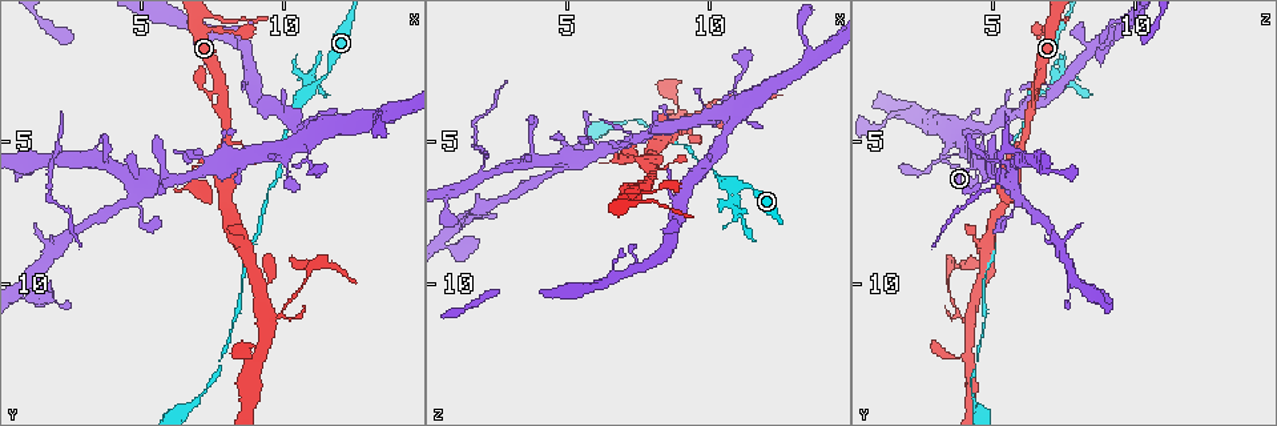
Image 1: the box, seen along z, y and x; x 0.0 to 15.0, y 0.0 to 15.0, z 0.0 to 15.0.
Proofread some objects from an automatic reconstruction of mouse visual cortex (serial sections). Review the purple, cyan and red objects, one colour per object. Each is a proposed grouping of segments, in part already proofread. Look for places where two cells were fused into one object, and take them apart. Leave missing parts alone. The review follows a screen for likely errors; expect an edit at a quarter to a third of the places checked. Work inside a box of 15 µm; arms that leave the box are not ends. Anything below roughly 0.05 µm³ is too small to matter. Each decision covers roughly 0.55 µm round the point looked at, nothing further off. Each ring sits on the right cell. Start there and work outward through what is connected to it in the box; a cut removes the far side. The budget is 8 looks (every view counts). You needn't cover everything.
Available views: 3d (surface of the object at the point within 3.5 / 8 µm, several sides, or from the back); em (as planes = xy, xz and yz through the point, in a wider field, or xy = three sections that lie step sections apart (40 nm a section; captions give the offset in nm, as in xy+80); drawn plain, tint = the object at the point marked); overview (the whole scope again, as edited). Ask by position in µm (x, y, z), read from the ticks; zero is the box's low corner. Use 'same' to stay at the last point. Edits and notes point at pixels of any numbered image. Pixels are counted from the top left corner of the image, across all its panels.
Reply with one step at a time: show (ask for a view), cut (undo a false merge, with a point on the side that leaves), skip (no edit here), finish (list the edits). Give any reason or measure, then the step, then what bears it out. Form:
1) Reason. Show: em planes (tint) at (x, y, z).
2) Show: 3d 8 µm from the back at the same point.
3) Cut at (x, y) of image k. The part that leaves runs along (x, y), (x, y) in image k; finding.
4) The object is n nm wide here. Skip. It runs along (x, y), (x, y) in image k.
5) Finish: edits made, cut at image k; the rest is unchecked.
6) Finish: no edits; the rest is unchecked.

A fork. Show: 3d 3.5 µm at (10.9, 3.3, 6.6).

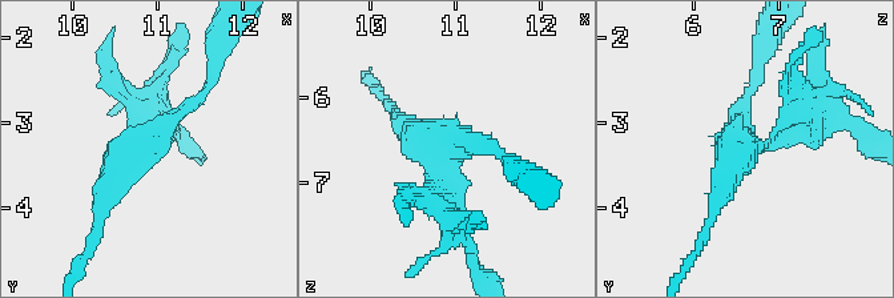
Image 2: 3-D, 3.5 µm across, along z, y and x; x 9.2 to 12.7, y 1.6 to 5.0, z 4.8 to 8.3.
Show: em xy step 5 (tint) at (10.90, 3.20, 6.50).

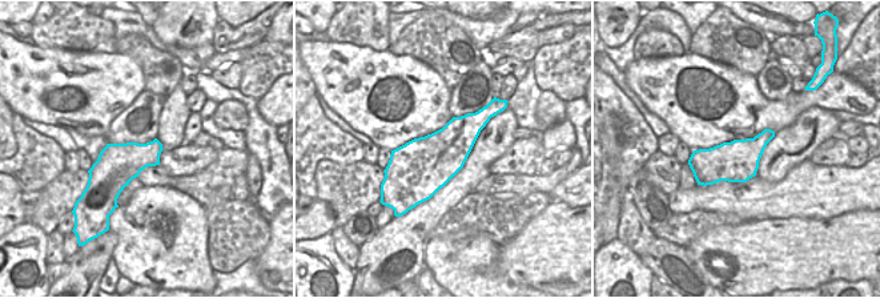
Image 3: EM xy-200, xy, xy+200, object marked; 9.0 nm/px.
Cut at (826, 109) of image 2. The part that leaves runs along (773, 136), (821, 111), (869, 131) in image 2; two cells meet here.

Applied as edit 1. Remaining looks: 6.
Show: overview.

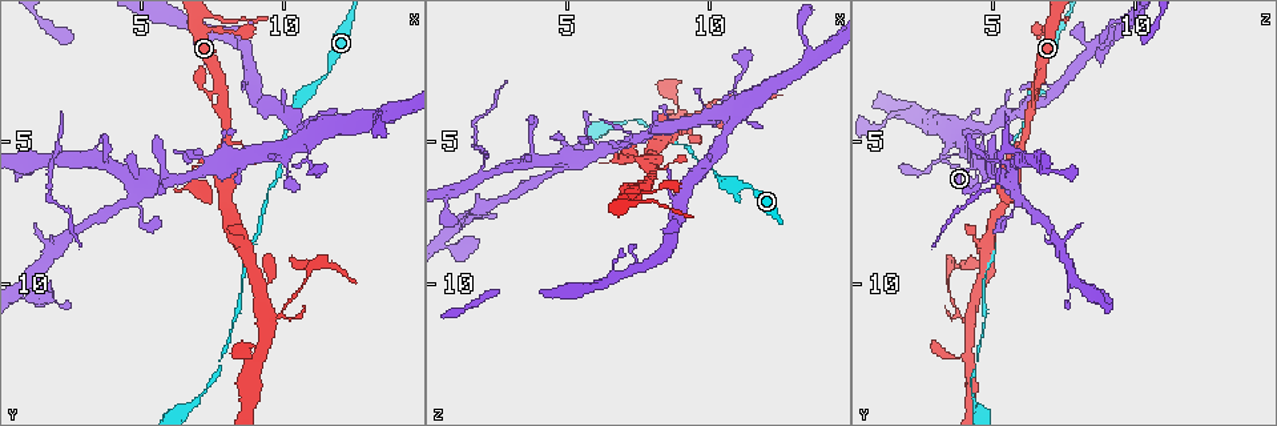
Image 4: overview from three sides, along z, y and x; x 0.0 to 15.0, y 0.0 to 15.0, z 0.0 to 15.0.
Four-way junction. Show: 3d 3.5 µm at (10.8, 4.6, 4.3).

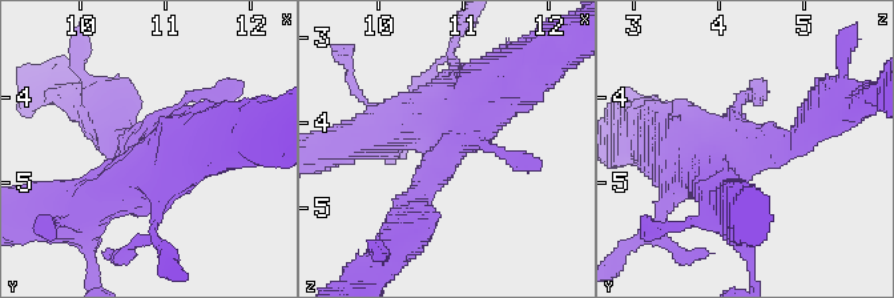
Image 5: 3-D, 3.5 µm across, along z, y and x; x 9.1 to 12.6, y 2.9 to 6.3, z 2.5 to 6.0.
Show: em xy step 2 (tint) at (10.80, 4.65, 4.30).

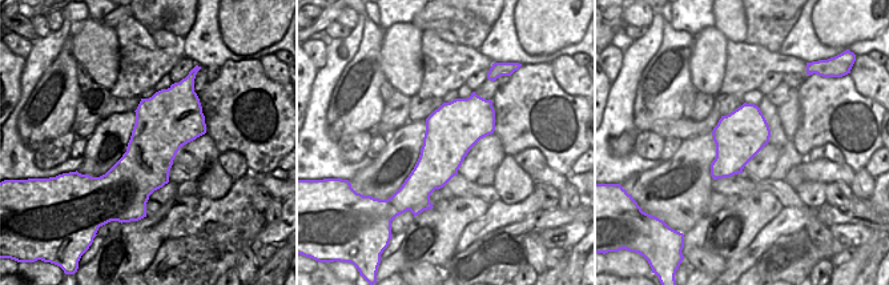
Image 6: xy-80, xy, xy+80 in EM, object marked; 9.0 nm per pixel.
Show: em xy step 5 (tint) at the same point.

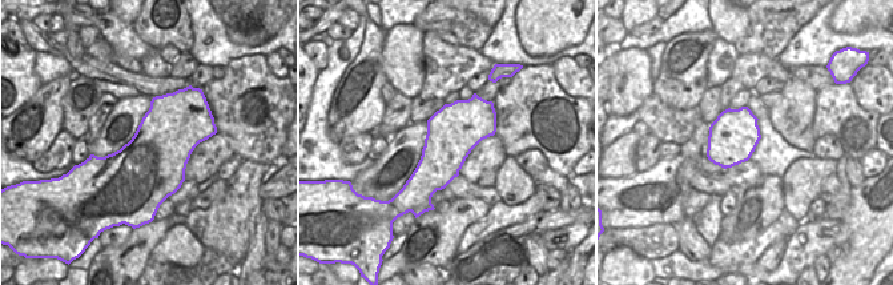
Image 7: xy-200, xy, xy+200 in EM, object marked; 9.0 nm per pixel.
Skip. It runs along (728, 209), (724, 164), (789, 143) in image 5; continuous, no second cell.

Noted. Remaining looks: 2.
Three arms meet. Show: 3d 3.5 µm at (9.5, 11.2, 4.1).

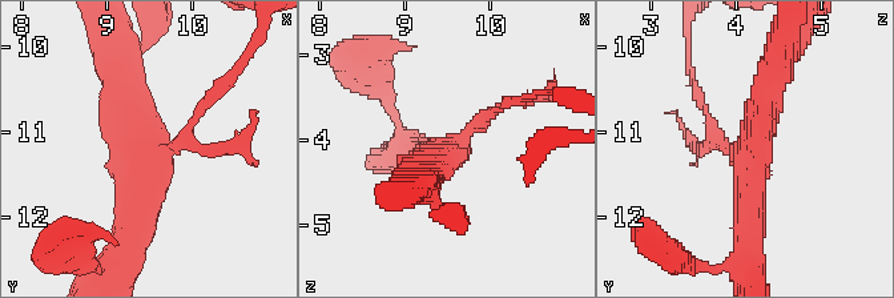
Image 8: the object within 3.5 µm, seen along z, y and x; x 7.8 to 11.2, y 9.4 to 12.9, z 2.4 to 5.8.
Need the tissue. Show: em xy step 1 (tint) at (9.45, 11.15, 4.15).

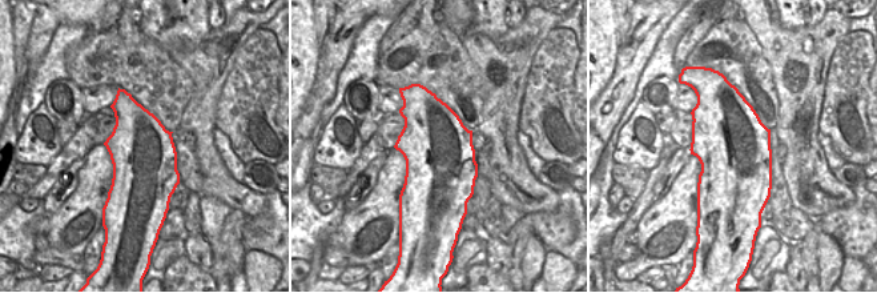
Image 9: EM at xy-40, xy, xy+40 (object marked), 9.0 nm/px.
Cut at (204, 149) of image 8. The part that leaves runs along (172, 145), (188, 133), (249, 47) in image 8; two cells meet here.

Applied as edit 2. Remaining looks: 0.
Finish: edits made, cut at image 2, cut at image 8; the rest is unchecked.

